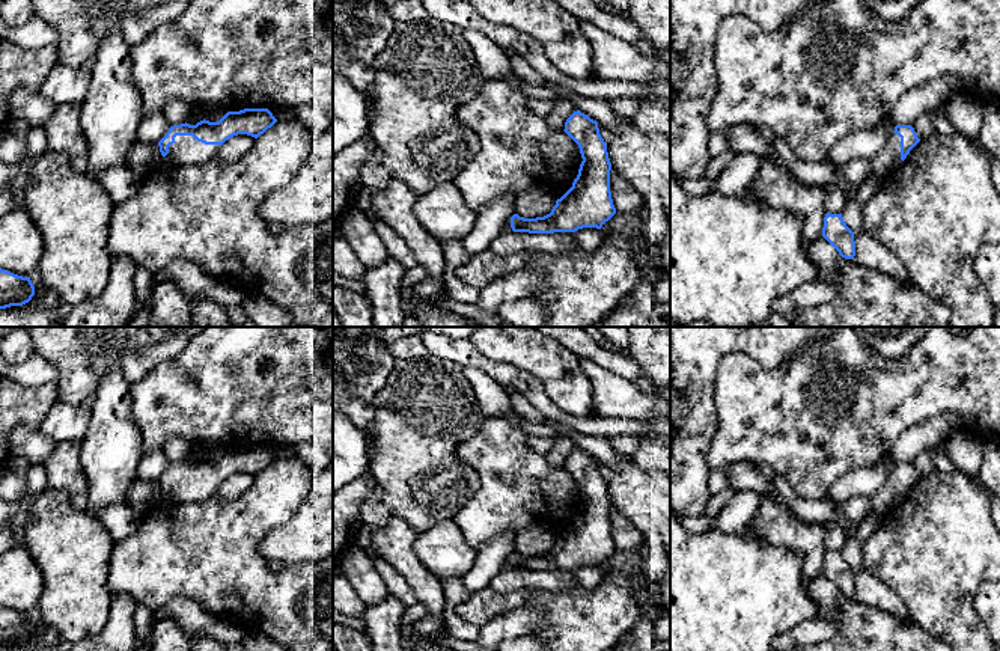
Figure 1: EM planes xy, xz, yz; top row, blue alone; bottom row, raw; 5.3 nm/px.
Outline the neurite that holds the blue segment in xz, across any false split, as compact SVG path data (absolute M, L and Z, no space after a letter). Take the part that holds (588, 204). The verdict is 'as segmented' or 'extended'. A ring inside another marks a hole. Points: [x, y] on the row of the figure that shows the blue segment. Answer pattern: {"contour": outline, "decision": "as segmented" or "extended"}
{"contour": "M574 112L563 130L580 148L581 164L572 187L556 200L551 212L544 217L511 217L514 232L554 234L575 232L583 228L601 229L614 214L610 191L610 170L607 145L599 134L598 122Z", "decision": "as segmented"}

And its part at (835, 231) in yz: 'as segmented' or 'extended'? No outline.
as segmented

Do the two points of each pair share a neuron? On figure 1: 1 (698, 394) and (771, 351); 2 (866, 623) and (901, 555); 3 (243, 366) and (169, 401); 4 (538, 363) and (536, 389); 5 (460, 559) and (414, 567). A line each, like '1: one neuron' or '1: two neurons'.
1: one neuron
2: two neurons
3: one neuron
4: two neurons
5: two neurons

